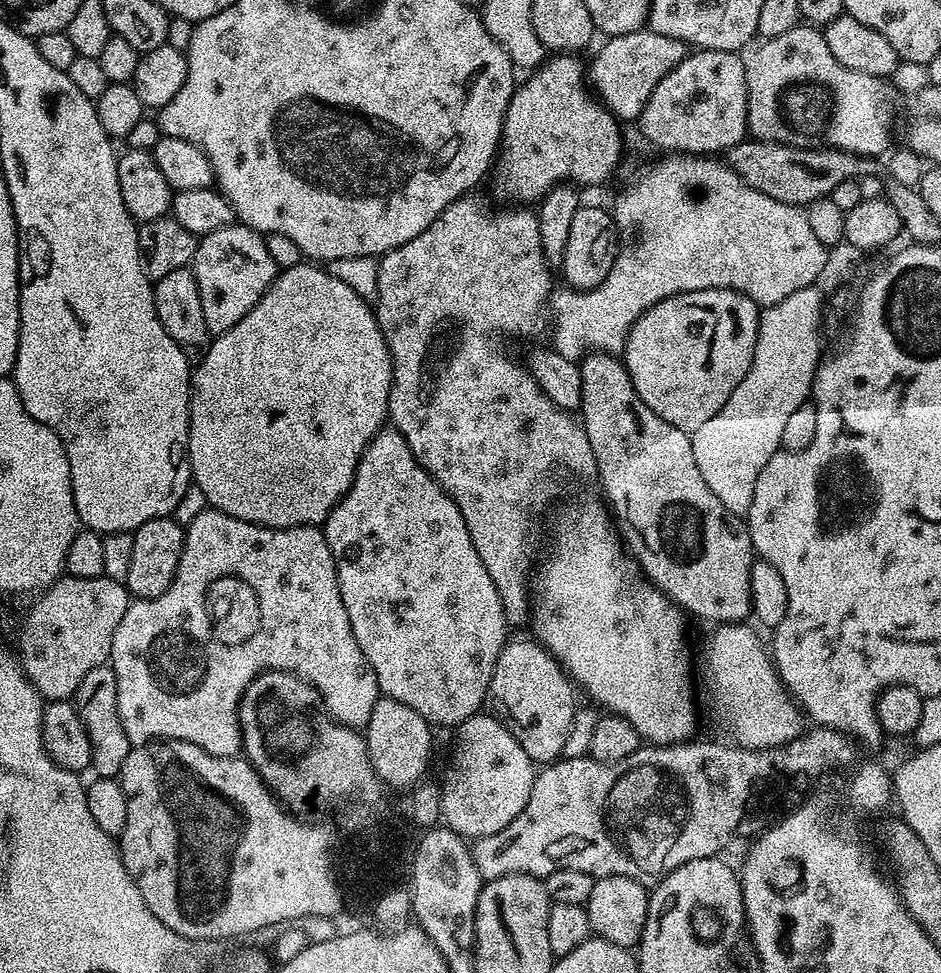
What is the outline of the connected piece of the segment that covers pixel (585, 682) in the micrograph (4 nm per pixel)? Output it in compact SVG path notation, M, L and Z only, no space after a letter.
M594 504L586 505L581 512L568 512L557 522L556 529L552 532L552 545L548 548L549 556L545 558L541 568L539 565L535 569L534 583L530 588L531 635L539 640L545 650L560 663L561 668L578 685L579 691L581 688L593 700L593 702L591 701L593 705L601 704L605 713L626 718L626 722L630 722L630 726L634 726L641 741L652 746L683 744L691 741L695 737L692 735L696 732L696 704L692 701L692 656L688 653L688 628L684 625L686 616L680 605L673 604L672 599L664 595L655 584L628 569L629 557L618 536L617 540L614 533L608 532L607 516Z

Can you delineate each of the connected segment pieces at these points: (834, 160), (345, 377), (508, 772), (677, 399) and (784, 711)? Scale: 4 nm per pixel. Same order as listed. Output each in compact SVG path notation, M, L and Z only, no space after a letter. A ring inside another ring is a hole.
M745 138L742 143L736 145L735 148L728 149L726 153L728 167L735 170L736 175L742 178L742 182L766 194L766 198L778 198L778 202L801 206L831 197L834 186L838 186L838 182L846 182L875 173L876 164L872 160L875 159L868 156L855 156L852 152L843 152L837 148L795 148L789 144L775 144L773 140L755 138Z
M301 262L294 268L285 268L277 275L276 279L268 287L268 292L261 300L254 306L254 310L250 310L250 314L246 314L246 318L242 318L242 322L238 322L230 330L219 333L207 345L206 351L203 353L204 357L200 360L200 365L195 365L194 371L190 376L190 403L188 406L188 462L192 466L192 480L194 484L201 488L202 493L205 495L207 503L211 507L216 508L220 512L230 514L234 518L242 518L251 524L261 524L267 528L297 528L298 526L306 526L311 524L313 526L323 525L328 516L332 512L335 504L350 490L350 486L354 482L354 474L358 462L362 458L362 454L366 450L366 446L372 439L380 433L380 429L385 427L388 420L388 395L392 389L392 359L388 353L386 342L382 338L382 330L376 321L375 311L370 307L370 304L364 301L346 286L345 282L339 281L338 278L330 275L327 270L320 266L313 266L308 262Z
M477 714L471 716L469 720L464 720L455 729L456 745L452 748L452 761L448 764L448 769L444 772L444 780L440 784L440 797L442 806L440 807L441 821L451 832L457 832L459 836L465 838L479 838L489 836L498 830L502 830L526 806L530 798L530 790L536 781L537 769L534 761L518 746L514 734L506 730L493 716L487 714Z
M729 288L694 290L650 306L629 328L622 353L624 369L634 382L634 390L638 390L638 398L642 398L658 418L670 422L670 426L678 426L678 430L689 434L696 432L698 426L710 422L710 418L726 406L730 394L734 394L734 386L746 378L746 370L750 370L754 358L760 314L761 309L755 302Z
M747 623L722 624L713 627L704 644L704 688L712 703L712 716L733 736L742 748L779 748L791 744L805 731L806 720L787 688L784 687L769 649L748 629Z

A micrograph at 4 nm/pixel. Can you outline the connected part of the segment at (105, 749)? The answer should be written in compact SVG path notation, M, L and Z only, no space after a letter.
M108 664L94 666L94 670L90 670L86 678L82 678L82 686L78 686L74 703L80 727L88 737L91 771L96 771L95 775L100 778L119 777L130 745L118 714L117 682L112 667Z

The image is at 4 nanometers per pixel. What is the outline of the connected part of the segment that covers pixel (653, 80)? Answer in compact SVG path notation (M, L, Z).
M651 30L609 36L603 42L605 44L592 60L592 68L590 64L586 72L591 91L617 120L639 121L640 111L646 106L650 94L654 94L658 82L684 61L686 46L678 38L666 38L666 34Z

